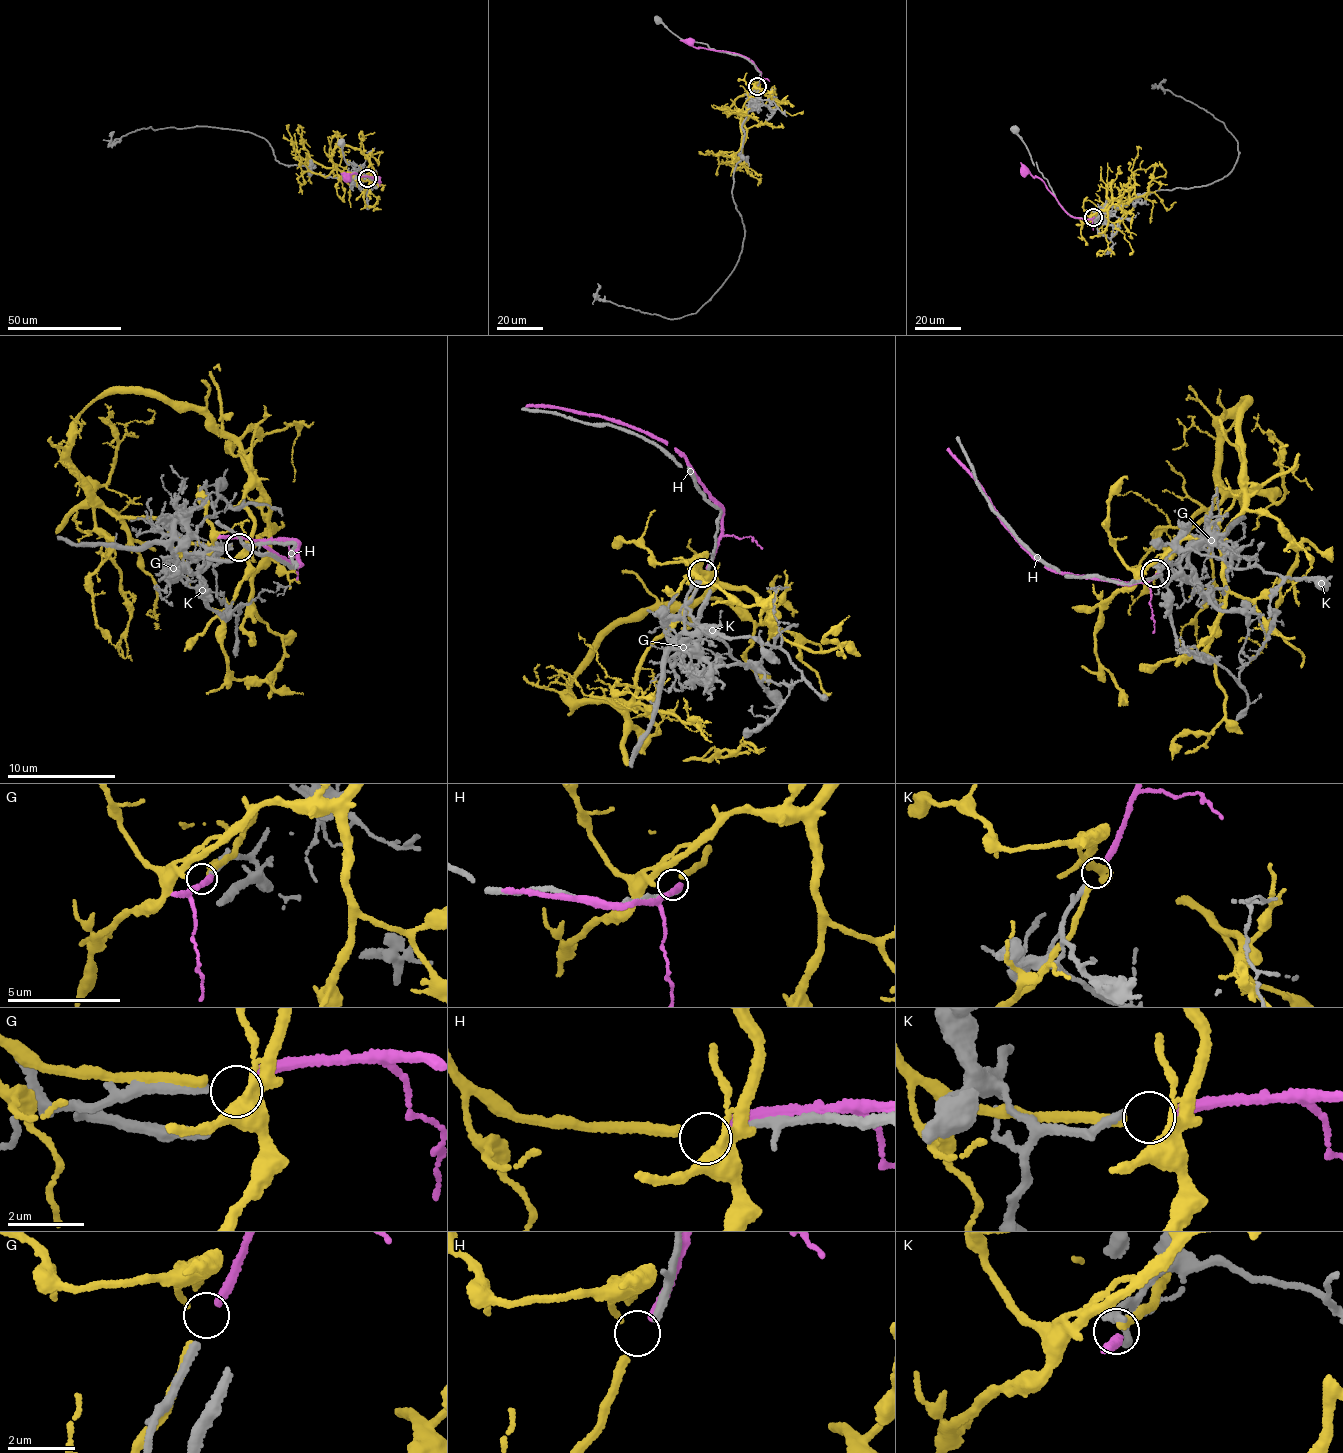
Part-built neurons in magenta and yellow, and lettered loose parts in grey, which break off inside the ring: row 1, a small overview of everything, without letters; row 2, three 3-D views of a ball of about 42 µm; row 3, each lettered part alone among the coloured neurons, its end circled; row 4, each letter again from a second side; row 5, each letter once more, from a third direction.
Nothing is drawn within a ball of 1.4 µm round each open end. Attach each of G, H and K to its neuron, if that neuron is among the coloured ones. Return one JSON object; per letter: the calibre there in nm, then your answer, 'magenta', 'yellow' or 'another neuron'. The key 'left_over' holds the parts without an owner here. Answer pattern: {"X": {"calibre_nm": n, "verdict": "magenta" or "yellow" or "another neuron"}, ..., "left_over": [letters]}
{"G": {"calibre_nm": 240, "verdict": "another neuron"}, "H": {"calibre_nm": 240, "verdict": "yellow"}, "K": {"calibre_nm": 180, "verdict": "magenta"}, "left_over": ["G"]}

